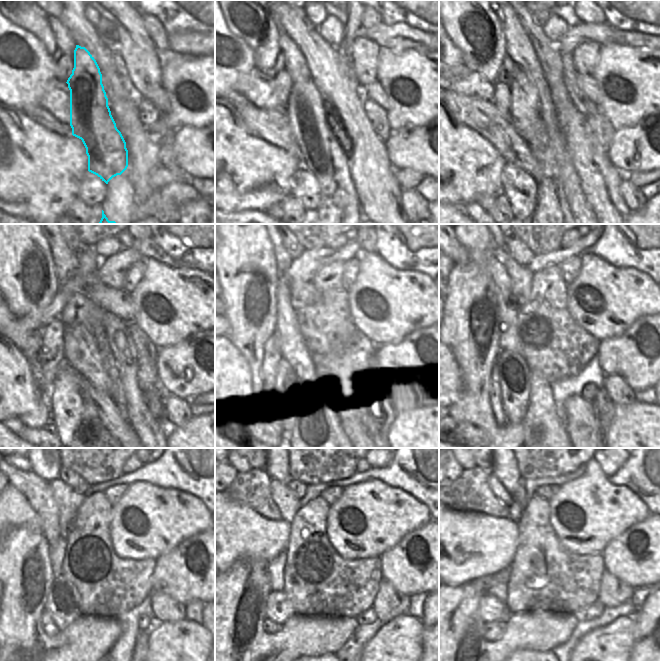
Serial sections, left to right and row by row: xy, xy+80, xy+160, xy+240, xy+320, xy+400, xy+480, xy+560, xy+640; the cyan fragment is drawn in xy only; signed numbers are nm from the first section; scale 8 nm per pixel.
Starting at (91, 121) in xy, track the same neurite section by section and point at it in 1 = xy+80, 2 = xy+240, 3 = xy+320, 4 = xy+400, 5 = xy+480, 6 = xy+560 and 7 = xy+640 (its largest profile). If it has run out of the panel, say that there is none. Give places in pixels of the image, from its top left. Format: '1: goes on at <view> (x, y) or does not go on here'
1: goes on at xy+80 (321, 153)
2: does not go on here
3: does not go on here
4: does not go on here
5: does not go on here
6: does not go on here
7: does not go on here

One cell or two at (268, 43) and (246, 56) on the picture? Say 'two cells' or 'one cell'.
two cells

